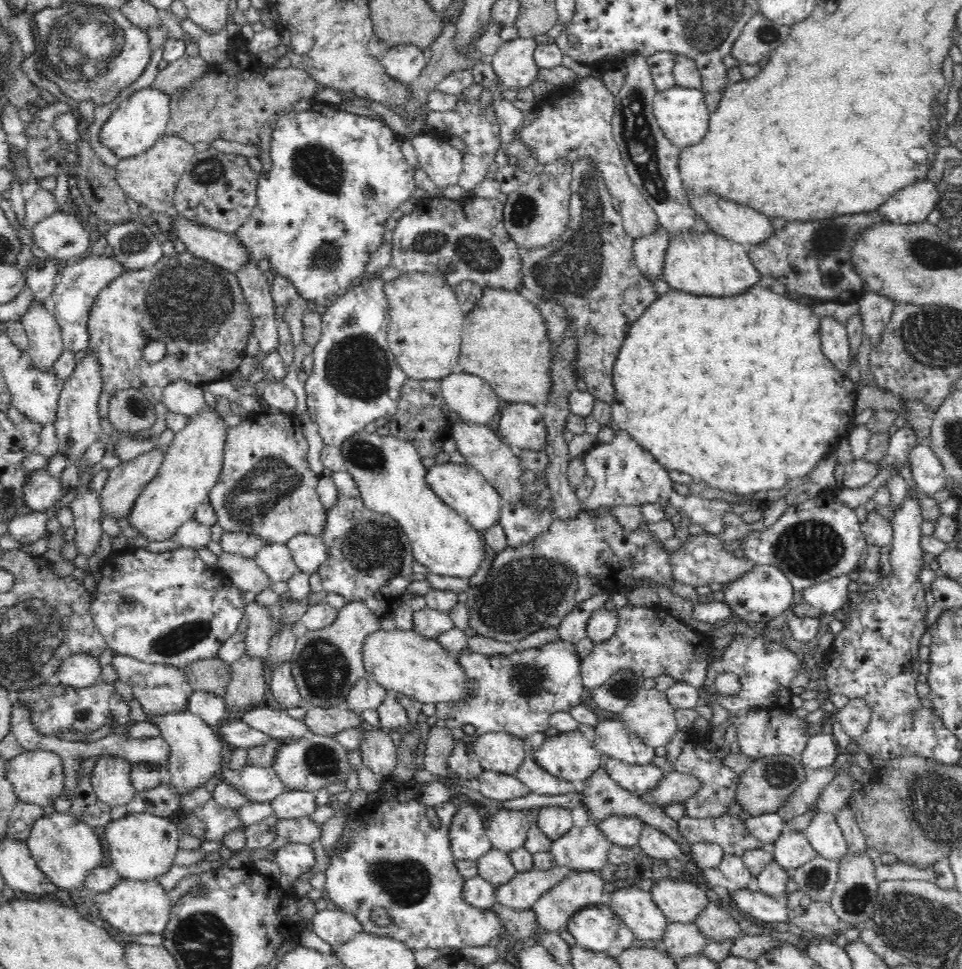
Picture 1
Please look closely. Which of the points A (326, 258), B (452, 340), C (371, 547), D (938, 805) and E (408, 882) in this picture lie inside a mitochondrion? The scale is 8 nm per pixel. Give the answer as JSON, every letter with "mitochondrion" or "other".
{"A":"mitochondrion","B":"other","C":"mitochondrion","D":"mitochondrion","E":"mitochondrion"}

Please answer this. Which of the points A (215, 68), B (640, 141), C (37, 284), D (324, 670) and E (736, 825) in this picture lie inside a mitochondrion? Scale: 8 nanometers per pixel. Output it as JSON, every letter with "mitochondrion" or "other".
{"A":"other","B":"mitochondrion","C":"other","D":"mitochondrion","E":"other"}

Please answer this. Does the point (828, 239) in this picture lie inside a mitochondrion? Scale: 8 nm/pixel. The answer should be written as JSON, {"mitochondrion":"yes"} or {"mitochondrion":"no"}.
{"mitochondrion":"yes"}

